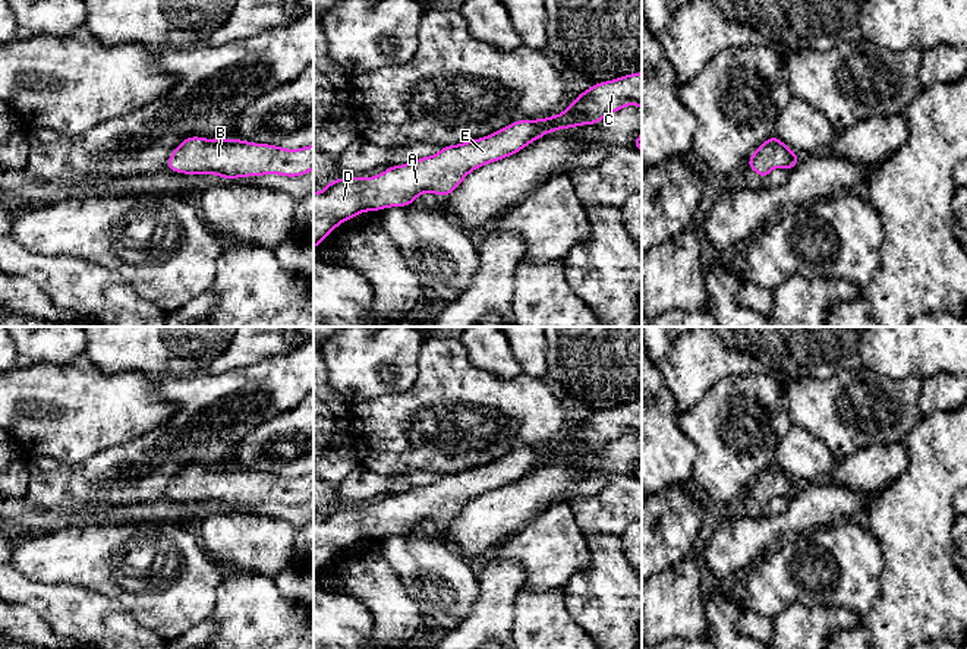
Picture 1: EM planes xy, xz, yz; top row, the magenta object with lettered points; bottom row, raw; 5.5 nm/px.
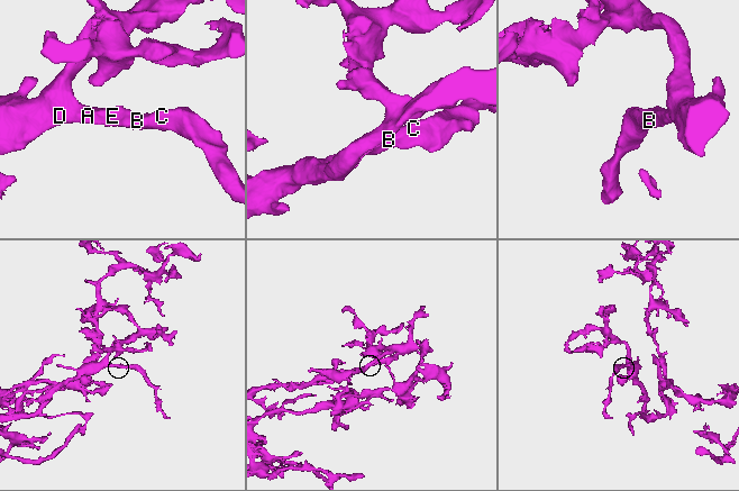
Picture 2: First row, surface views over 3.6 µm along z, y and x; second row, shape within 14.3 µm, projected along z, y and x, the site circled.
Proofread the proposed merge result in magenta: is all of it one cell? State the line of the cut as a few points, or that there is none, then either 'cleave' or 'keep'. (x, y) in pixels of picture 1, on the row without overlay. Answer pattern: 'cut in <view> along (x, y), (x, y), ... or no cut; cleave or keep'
no cut; keep

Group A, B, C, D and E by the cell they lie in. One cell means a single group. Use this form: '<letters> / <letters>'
A B C D E

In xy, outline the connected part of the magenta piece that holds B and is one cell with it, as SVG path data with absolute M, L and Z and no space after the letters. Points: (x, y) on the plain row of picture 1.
M189 464L170 482L166 497L183 502L218 502L226 508L264 502L297 505L314 498L314 472L286 478L242 467Z

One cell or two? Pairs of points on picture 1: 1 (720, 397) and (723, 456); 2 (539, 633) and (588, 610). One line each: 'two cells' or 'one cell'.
1: one cell
2: two cells

